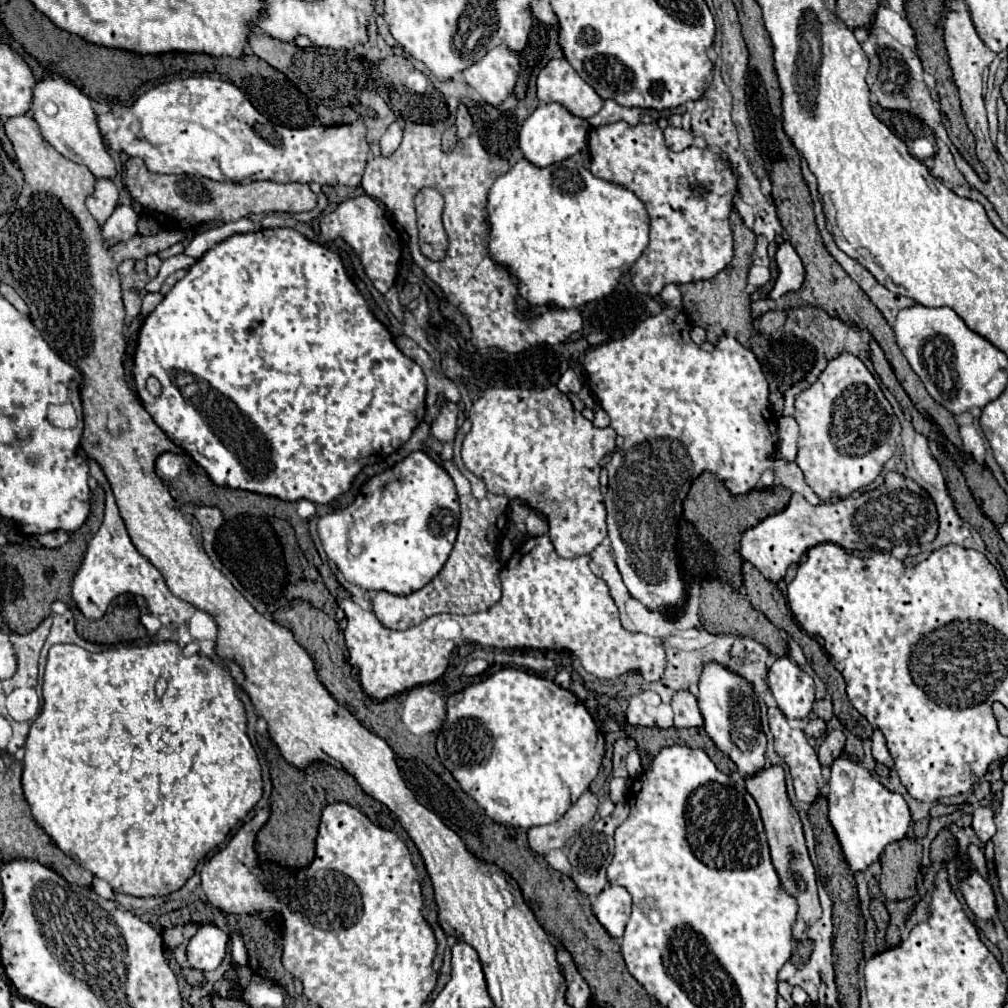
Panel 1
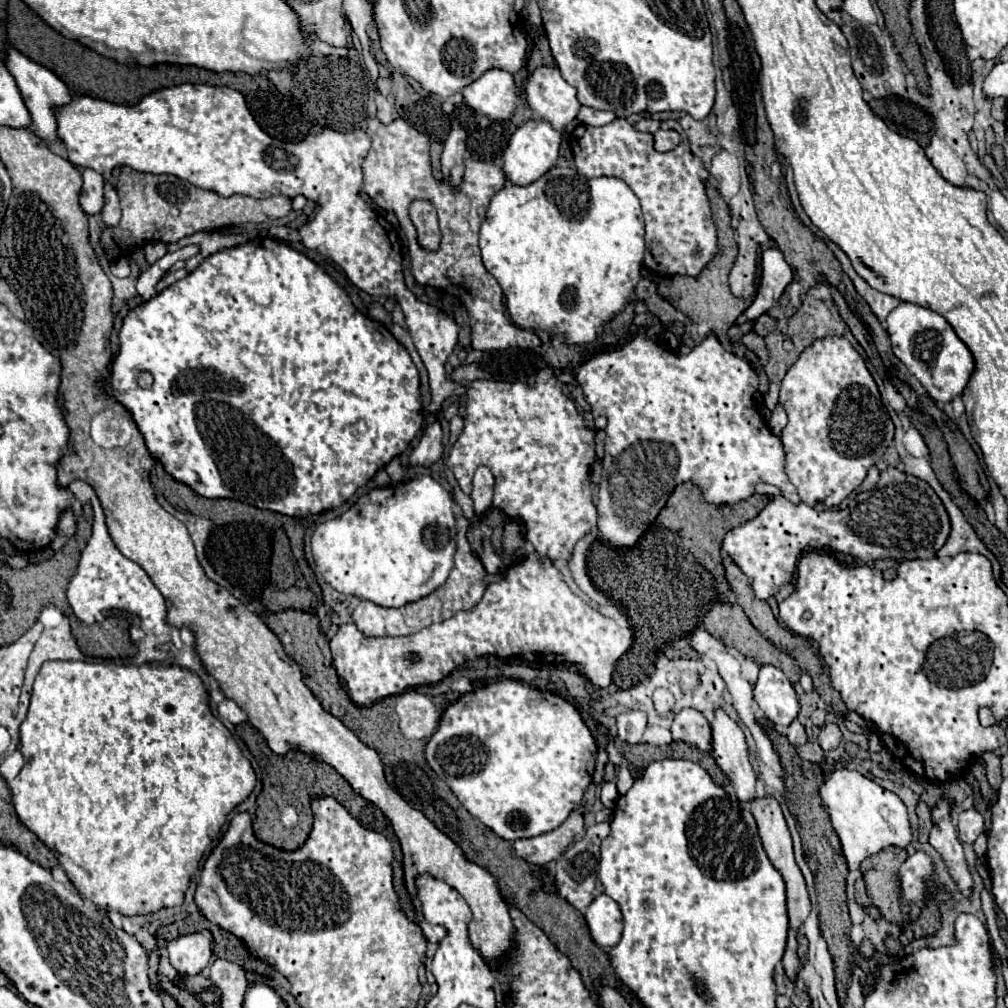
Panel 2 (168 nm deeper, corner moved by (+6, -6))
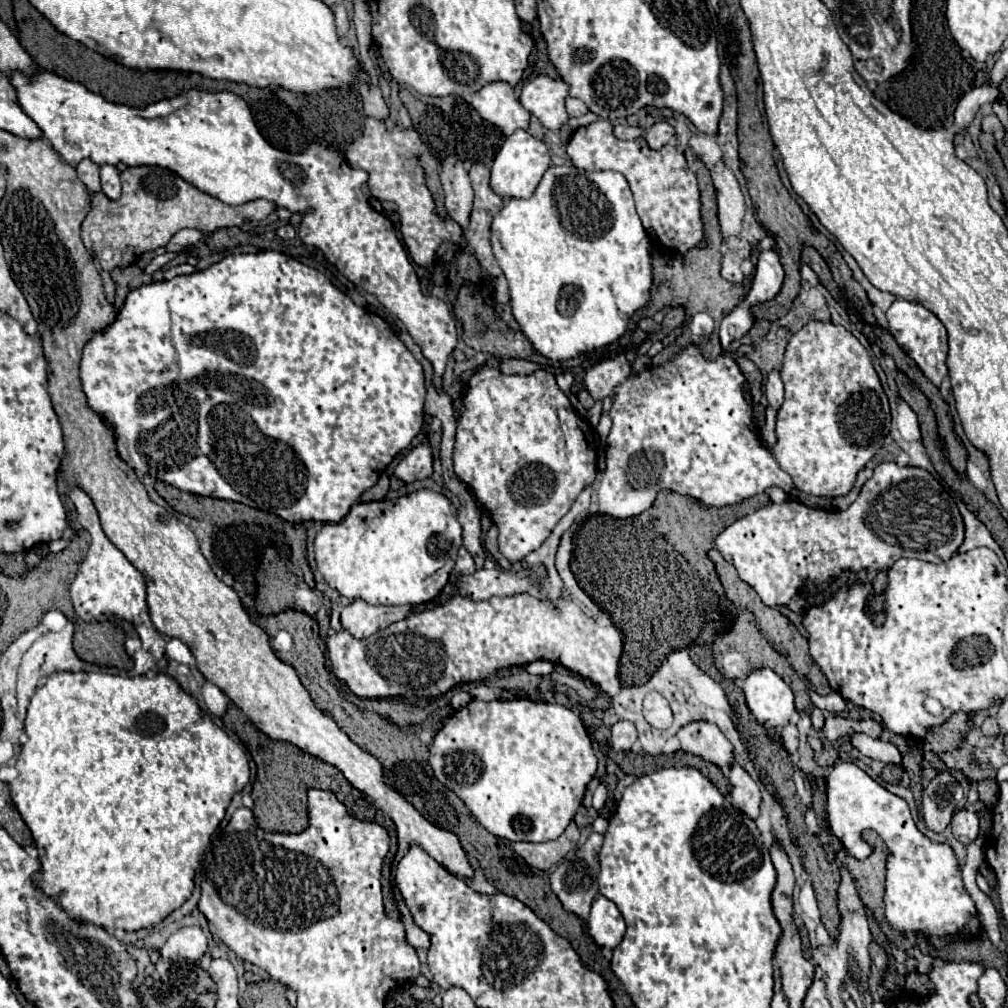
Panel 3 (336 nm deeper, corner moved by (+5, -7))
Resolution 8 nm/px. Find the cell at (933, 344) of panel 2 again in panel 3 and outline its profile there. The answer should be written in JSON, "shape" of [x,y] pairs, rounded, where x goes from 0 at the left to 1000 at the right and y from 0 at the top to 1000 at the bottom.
{"shape":[[[888,297],[886,303],[880,307],[880,318],[882,318],[882,328],[890,336],[892,344],[912,362],[912,366],[918,370],[922,378],[926,378],[930,384],[934,378],[939,374],[939,364],[938,364],[938,352],[939,352],[939,328],[936,320],[918,305],[912,301],[904,301],[900,297]]]}

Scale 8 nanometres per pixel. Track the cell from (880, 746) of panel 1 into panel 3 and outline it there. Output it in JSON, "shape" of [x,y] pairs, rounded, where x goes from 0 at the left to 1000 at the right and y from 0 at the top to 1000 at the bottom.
{"shape":[[[826,686],[826,688],[818,689],[818,691],[813,691],[813,689],[805,688],[805,693],[807,693],[807,697],[809,697],[814,705],[822,705],[822,707],[836,707],[836,705],[840,703],[840,701],[838,701],[838,693],[836,693],[830,686]]]}

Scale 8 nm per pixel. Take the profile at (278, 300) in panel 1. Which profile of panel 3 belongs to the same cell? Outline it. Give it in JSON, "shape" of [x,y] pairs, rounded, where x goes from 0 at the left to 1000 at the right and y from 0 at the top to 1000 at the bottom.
{"shape":[[[277,249],[227,253],[203,269],[132,287],[114,318],[102,328],[92,330],[84,340],[78,366],[88,404],[112,426],[118,453],[136,469],[150,471],[186,489],[235,497],[277,511],[289,519],[336,519],[358,489],[374,479],[382,463],[408,441],[410,434],[420,424],[420,364],[412,358],[398,336],[378,314],[370,314],[360,305],[354,305],[314,267],[309,267]]]}

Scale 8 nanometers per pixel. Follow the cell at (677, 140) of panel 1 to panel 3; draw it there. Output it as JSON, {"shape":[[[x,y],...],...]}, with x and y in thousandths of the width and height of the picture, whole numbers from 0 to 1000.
{"shape":[[[654,120],[642,128],[640,140],[646,148],[656,148],[658,144],[662,144],[668,138],[668,134],[670,134],[670,128],[662,120]]]}

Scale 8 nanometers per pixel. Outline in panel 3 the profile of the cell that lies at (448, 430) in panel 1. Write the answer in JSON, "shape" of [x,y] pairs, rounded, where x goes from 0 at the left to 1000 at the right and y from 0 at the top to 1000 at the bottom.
{"shape":[[[424,439],[410,443],[392,463],[390,471],[400,479],[410,479],[416,475],[424,475],[430,469],[430,453]]]}

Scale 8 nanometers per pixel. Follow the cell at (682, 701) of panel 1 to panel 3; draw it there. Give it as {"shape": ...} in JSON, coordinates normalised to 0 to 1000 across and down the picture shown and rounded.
{"shape":[[[684,717],[672,727],[672,733],[680,747],[693,749],[713,763],[721,765],[727,757],[727,739],[715,729],[713,721],[707,721],[707,717]]]}

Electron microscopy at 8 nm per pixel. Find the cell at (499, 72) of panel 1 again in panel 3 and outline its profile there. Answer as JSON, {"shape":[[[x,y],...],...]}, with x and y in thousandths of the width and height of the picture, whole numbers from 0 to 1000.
{"shape":[[[485,82],[477,90],[469,94],[467,104],[471,110],[495,126],[501,134],[507,134],[513,128],[525,126],[527,112],[517,106],[517,102],[511,98],[509,86],[505,82]]]}

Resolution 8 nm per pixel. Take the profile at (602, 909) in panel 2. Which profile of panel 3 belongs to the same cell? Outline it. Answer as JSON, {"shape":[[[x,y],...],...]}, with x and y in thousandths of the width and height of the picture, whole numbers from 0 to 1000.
{"shape":[[[598,888],[590,890],[586,908],[584,908],[584,928],[590,932],[594,939],[610,941],[620,928],[620,914],[612,898]]]}

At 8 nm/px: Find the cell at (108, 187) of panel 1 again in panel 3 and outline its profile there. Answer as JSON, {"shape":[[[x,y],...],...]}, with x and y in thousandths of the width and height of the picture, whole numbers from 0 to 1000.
{"shape":[[[82,158],[76,166],[74,166],[78,178],[86,184],[86,188],[90,191],[96,191],[100,189],[100,184],[98,184],[98,166],[90,160],[90,158]]]}

